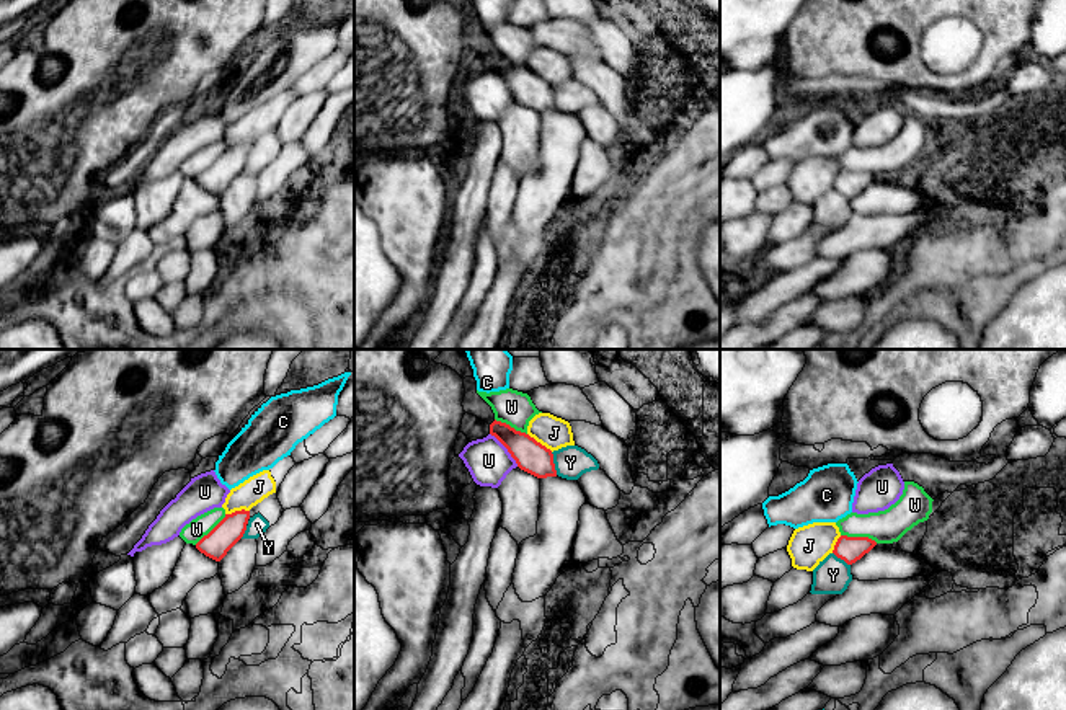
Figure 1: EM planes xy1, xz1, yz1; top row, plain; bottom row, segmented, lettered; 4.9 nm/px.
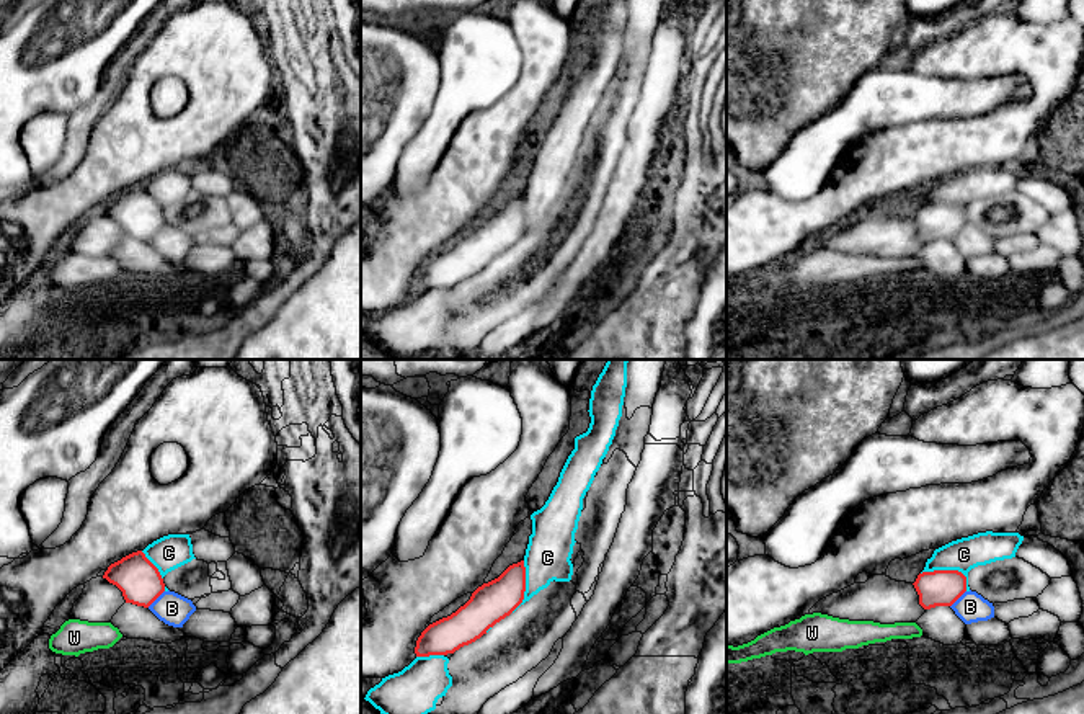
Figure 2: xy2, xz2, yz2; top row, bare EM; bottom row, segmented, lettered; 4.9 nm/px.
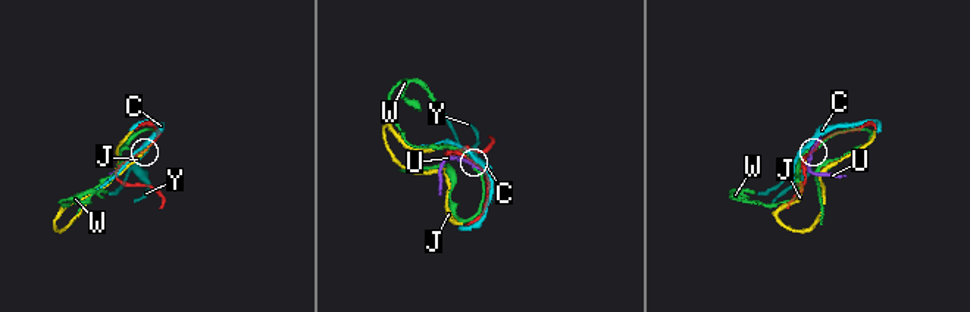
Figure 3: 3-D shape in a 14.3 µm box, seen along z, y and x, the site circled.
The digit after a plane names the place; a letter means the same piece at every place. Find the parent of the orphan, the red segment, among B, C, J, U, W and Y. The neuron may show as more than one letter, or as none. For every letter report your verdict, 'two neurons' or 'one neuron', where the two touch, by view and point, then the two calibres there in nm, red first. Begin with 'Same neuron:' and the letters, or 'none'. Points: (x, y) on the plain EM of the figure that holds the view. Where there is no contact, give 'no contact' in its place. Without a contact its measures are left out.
Same neuron: none
B: two neurons; contact xy2 (155, 232); calibres 200 and 160 nm
C: two neurons; contact yz2 (950, 205); calibres 180 and 160 nm
J: two neurons; contact xz1 (539, 77); calibres 160 and 160 nm
U: two neurons; contact xz1 (506, 82); calibres 160 and 220 nm
W: two neurons; contact yz1 (859, 172); calibres 130 and 170 nm
Y: two neurons; contact xz1 (554, 98); calibres 160 and 160 nm

